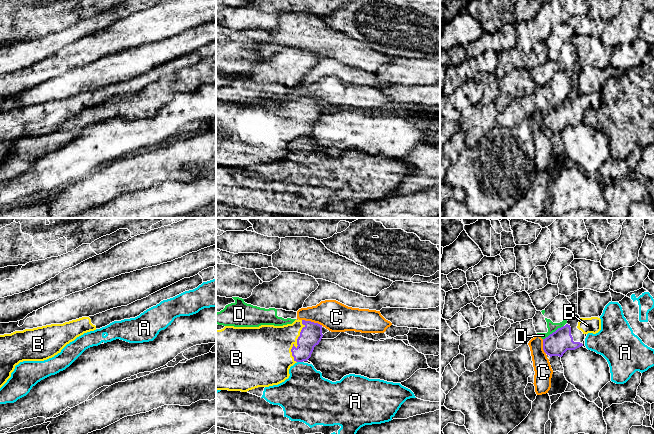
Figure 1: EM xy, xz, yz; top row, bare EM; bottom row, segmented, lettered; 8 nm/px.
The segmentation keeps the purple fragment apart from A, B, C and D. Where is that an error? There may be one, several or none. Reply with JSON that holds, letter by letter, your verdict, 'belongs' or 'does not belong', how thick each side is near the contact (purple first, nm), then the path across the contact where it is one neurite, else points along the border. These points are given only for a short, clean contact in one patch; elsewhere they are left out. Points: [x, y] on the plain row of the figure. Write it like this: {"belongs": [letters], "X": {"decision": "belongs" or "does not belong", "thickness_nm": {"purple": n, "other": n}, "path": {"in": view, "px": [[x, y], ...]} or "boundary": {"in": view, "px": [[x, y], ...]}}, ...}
{"belongs": ["B"], "A": {"decision": "does not belong", "thickness_nm": {"purple": 170, "other": 360}, "boundary": {"in": "xz", "px": [[297, 137], [302, 138]]}}, "B": {"decision": "belongs", "thickness_nm": {"purple": 170, "other": 380}}, "C": {"decision": "does not belong", "thickness_nm": {"purple": 170, "other": 240}, "boundary": {"in": "xz", "px": [[302, 95], [322, 101]]}}, "D": {"decision": "does not belong", "thickness_nm": {"purple": 190, "other": 80}, "boundary": {"in": "yz", "px": [[563, 101], [543, 115]]}}}

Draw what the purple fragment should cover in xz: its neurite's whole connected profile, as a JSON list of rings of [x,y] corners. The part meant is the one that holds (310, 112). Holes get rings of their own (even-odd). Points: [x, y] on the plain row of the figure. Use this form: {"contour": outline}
{"contour": [[[299,95],[283,102],[225,102],[216,106],[216,166],[247,168],[278,161],[289,154],[291,142],[311,133],[322,113],[322,101]]]}

